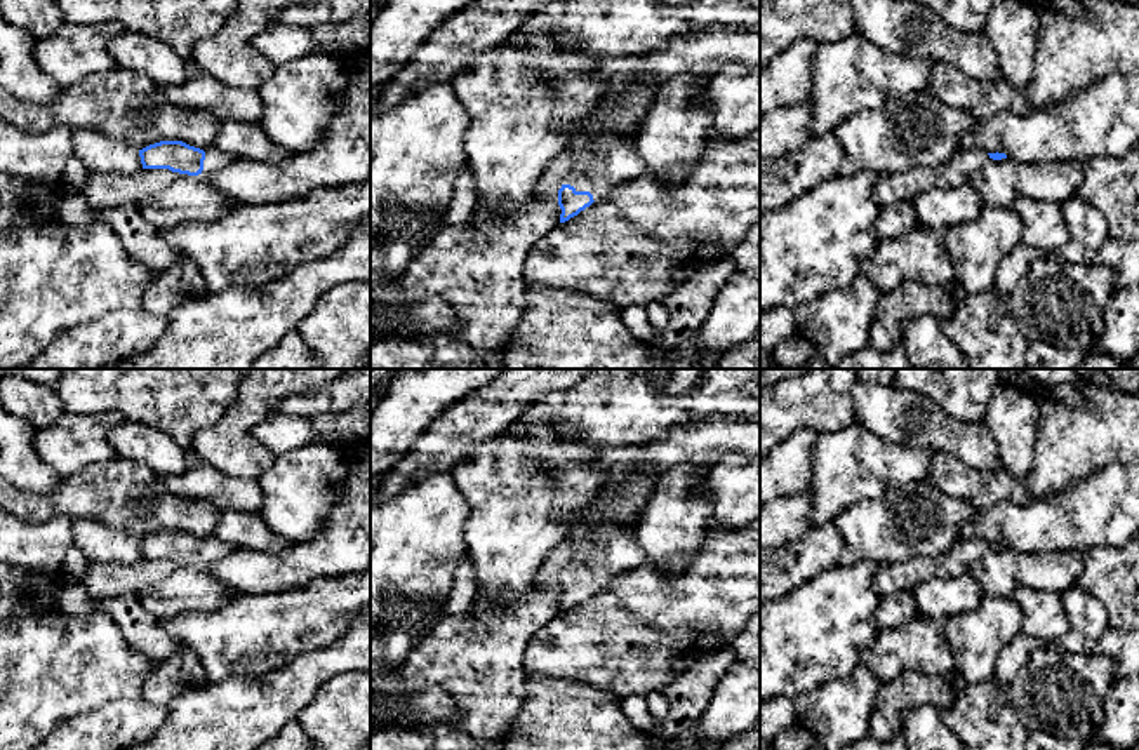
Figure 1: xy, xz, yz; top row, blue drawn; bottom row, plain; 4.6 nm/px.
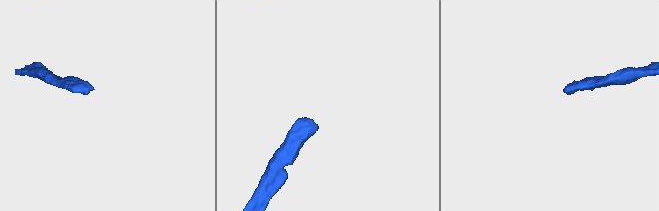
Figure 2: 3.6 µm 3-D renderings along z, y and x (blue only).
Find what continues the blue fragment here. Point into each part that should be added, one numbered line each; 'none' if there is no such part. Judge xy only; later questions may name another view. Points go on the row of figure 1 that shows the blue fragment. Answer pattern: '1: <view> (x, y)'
1: xy (214, 160)

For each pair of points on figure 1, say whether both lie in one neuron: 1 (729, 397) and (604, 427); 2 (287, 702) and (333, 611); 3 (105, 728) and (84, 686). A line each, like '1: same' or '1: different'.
1: same
2: different
3: different

